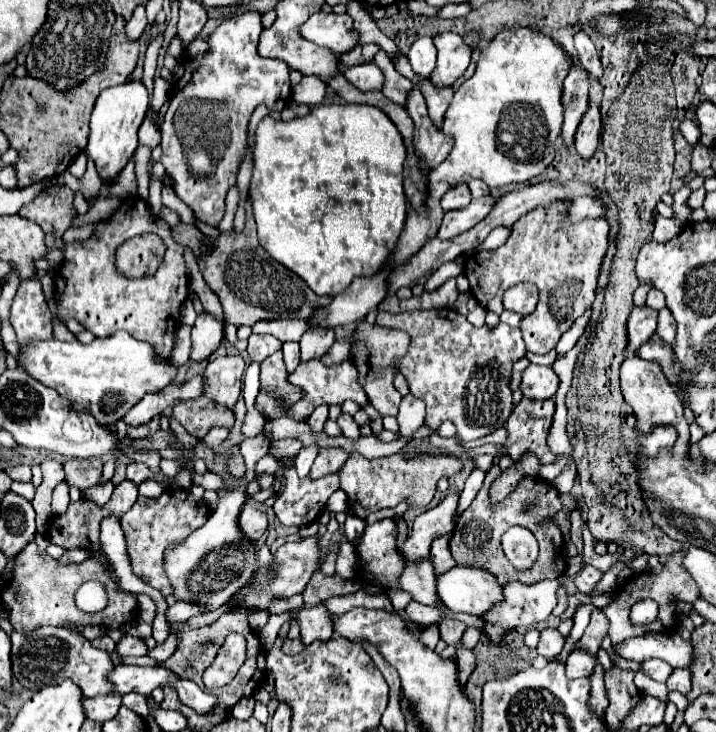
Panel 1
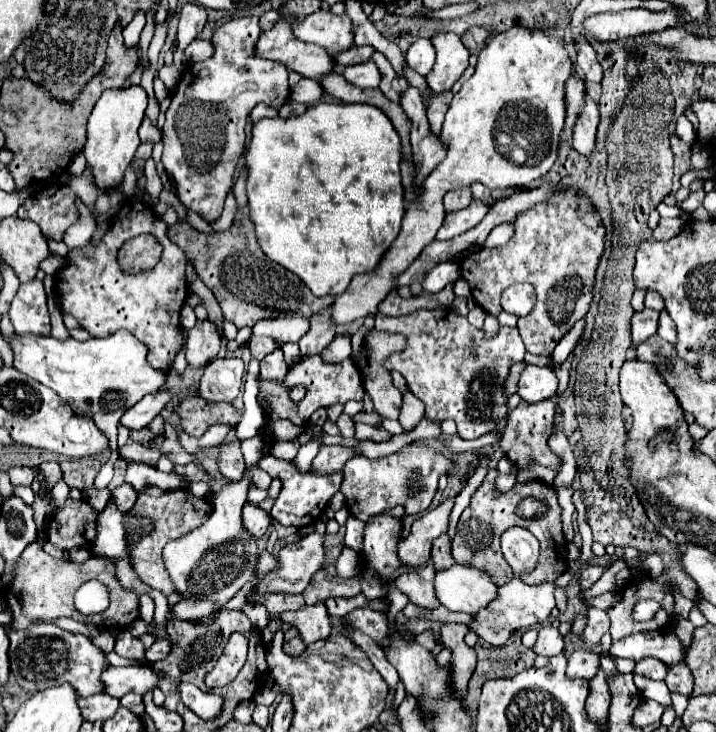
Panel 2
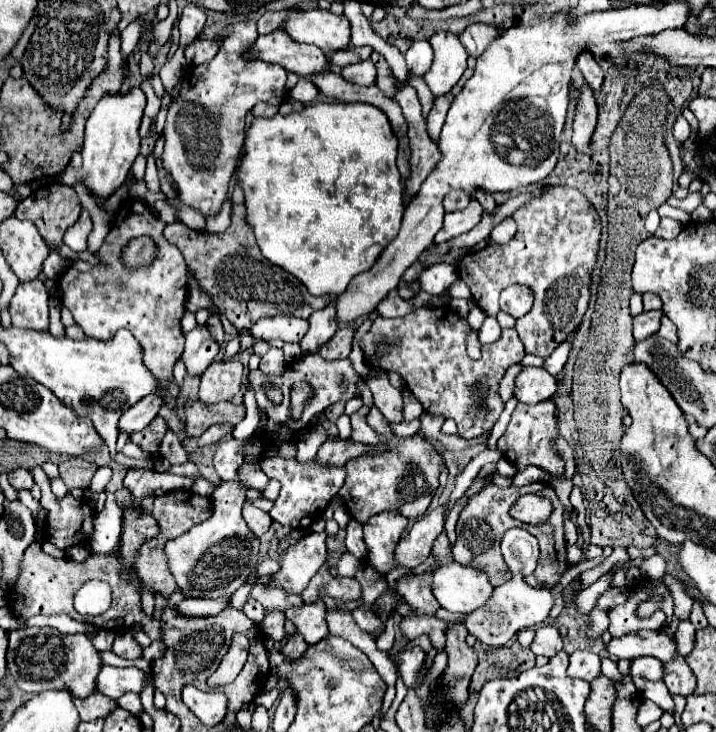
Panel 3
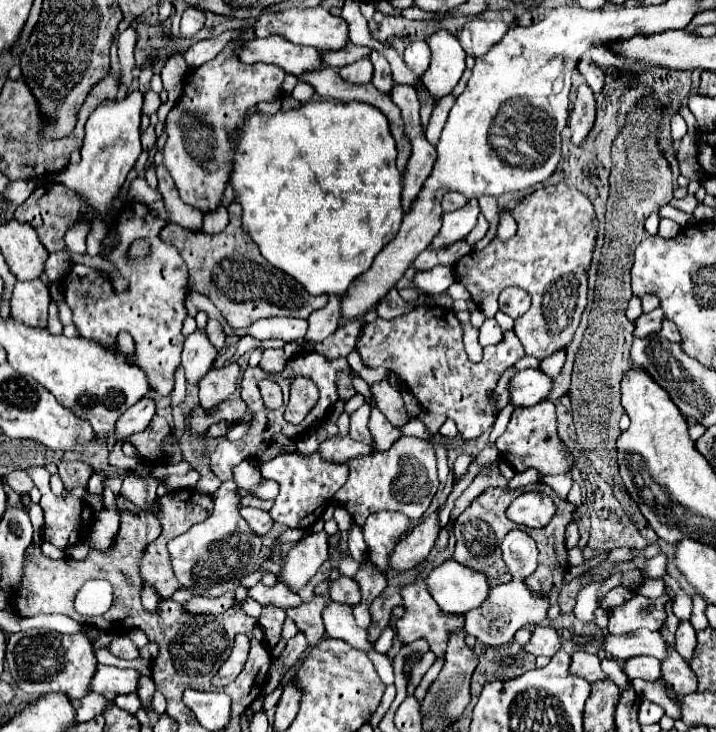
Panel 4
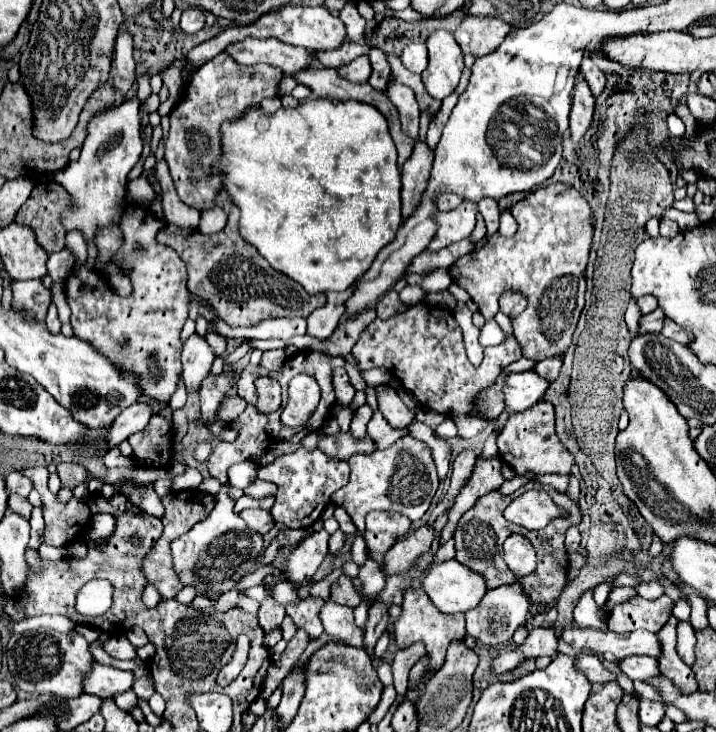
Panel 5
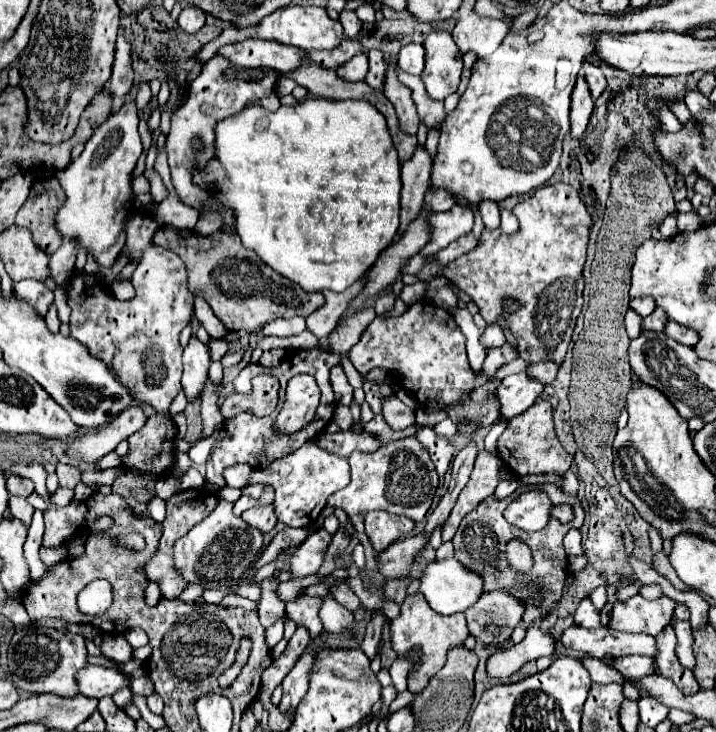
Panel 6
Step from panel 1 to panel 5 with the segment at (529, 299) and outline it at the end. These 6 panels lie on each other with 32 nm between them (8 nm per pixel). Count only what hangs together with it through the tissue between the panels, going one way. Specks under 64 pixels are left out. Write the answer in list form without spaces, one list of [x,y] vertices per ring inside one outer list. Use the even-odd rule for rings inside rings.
[[[504,292],[500,296],[500,310],[510,316],[516,318],[520,312],[524,312],[526,308],[526,296],[522,292]]]

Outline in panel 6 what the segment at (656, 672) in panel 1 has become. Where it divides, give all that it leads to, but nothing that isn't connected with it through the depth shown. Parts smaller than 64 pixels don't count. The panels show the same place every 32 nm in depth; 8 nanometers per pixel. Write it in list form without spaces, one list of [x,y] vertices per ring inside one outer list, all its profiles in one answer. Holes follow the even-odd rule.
[[[624,656],[616,660],[604,660],[604,662],[616,668],[618,672],[622,672],[630,680],[640,680],[644,676],[656,674],[656,662],[654,658],[648,656]]]

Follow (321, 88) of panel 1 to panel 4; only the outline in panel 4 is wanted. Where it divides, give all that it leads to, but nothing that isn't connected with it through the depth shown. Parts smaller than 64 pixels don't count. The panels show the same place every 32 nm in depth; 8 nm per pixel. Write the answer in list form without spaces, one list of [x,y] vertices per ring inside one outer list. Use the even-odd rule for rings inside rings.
[[[300,80],[300,82],[296,84],[296,88],[292,90],[292,94],[290,94],[290,96],[292,96],[292,98],[296,98],[298,102],[302,102],[302,104],[304,104],[304,102],[310,102],[314,94],[316,94],[316,90],[314,90],[308,82]]]

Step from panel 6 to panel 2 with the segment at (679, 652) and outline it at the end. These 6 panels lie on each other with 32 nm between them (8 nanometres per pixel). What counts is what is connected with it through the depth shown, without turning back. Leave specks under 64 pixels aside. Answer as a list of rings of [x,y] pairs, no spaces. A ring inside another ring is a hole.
[[[686,618],[686,620],[679,620],[678,624],[676,624],[676,628],[674,628],[676,636],[682,640],[682,644],[686,646],[686,650],[690,649],[694,630],[695,626],[688,618]]]

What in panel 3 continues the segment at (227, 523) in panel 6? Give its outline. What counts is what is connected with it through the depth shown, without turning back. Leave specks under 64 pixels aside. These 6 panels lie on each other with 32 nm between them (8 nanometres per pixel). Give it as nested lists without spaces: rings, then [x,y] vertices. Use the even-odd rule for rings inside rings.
[[[222,482],[212,494],[212,516],[164,546],[168,568],[184,596],[228,600],[256,574],[256,566],[260,562],[260,540],[248,530],[242,518],[246,490],[248,488],[242,482]]]

